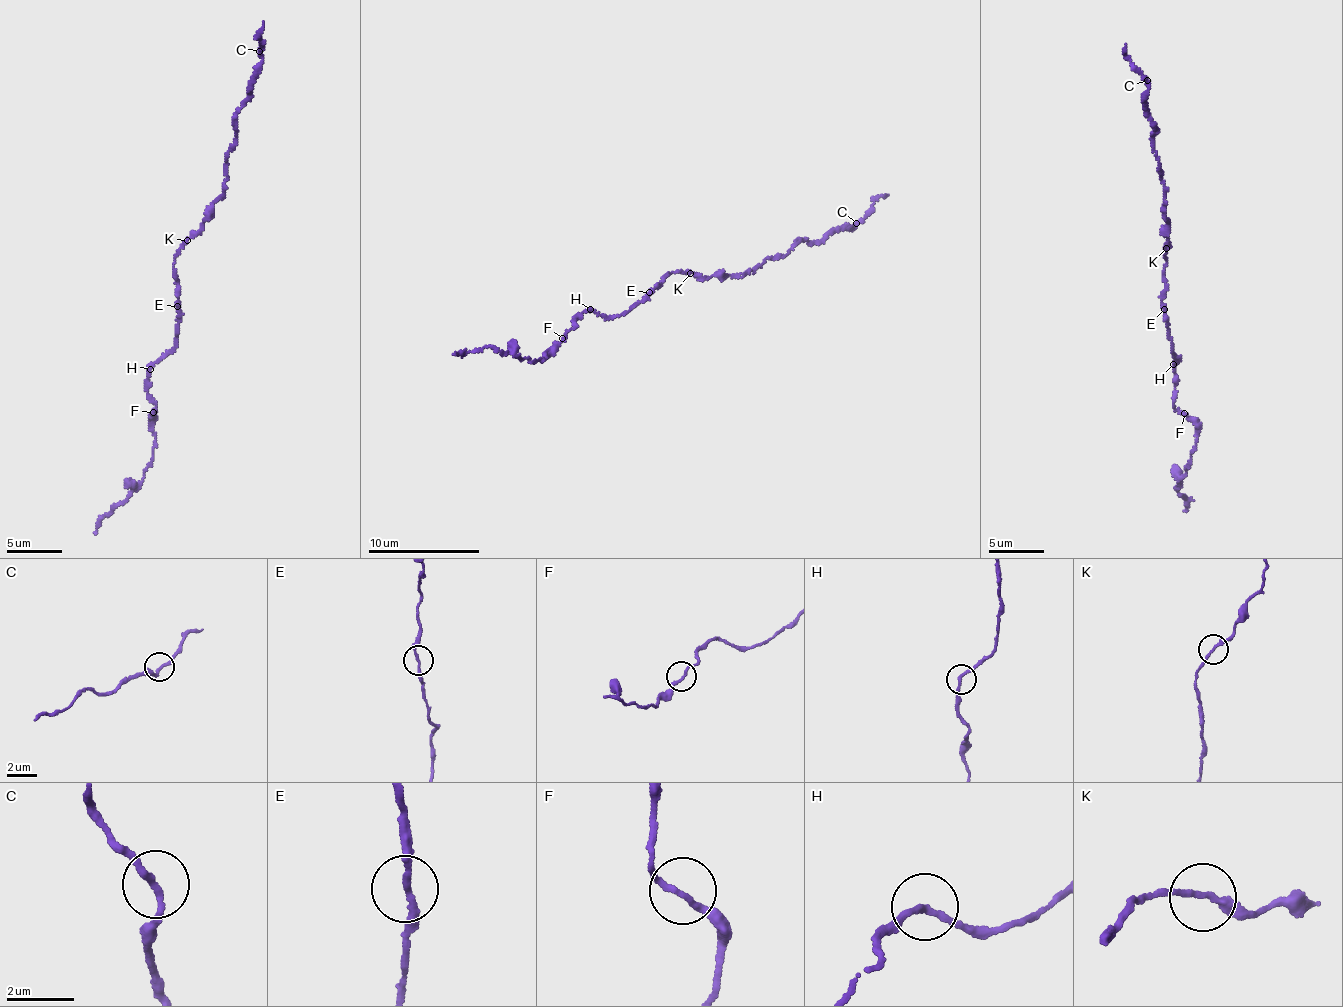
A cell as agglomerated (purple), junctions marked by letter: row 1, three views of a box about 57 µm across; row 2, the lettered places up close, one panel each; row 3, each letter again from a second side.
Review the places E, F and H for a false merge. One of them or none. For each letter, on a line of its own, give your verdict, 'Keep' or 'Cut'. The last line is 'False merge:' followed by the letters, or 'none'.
E: Keep
F: Keep
H: Keep
False merge: none

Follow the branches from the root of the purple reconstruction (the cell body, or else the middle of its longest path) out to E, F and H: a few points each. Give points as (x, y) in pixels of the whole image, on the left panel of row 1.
E: (177, 278), (177, 306)
F: (177, 278), (177, 347), (150, 369), (147, 398), (156, 407), (153, 412)
H: (177, 278), (177, 347), (150, 369)

